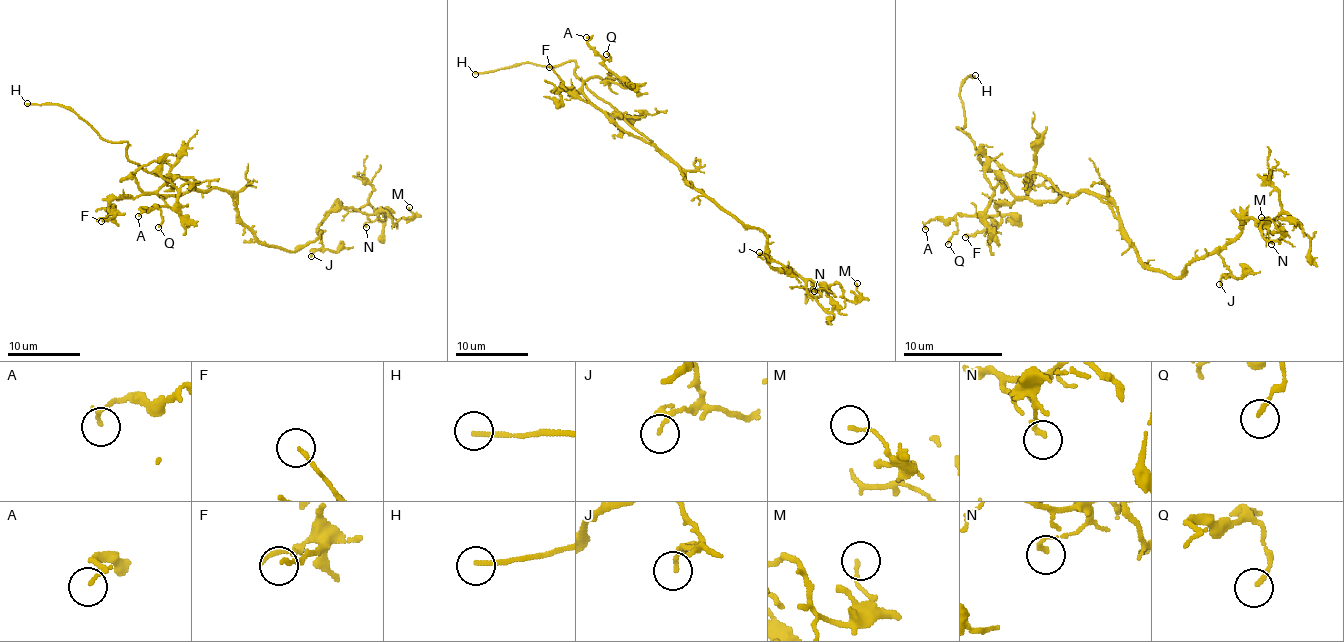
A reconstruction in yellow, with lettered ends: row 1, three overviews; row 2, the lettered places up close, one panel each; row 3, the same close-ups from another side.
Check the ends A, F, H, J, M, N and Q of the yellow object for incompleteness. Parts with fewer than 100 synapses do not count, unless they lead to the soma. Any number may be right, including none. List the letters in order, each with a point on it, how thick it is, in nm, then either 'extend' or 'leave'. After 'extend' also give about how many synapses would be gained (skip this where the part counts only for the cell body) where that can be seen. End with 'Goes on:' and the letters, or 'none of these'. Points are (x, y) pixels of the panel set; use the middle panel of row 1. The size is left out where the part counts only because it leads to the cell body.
A: place (586, 37); calibre 140 nm; leave
F: place (549, 67); calibre 150 nm; leave
H: place (475, 74); calibre 170 nm; extend
J: place (759, 252); calibre 100 nm; leave
M: place (857, 283); calibre 120 nm; leave
N: place (814, 291); calibre 150 nm; leave
Q: place (606, 54); calibre 150 nm; leave
Goes on: H

